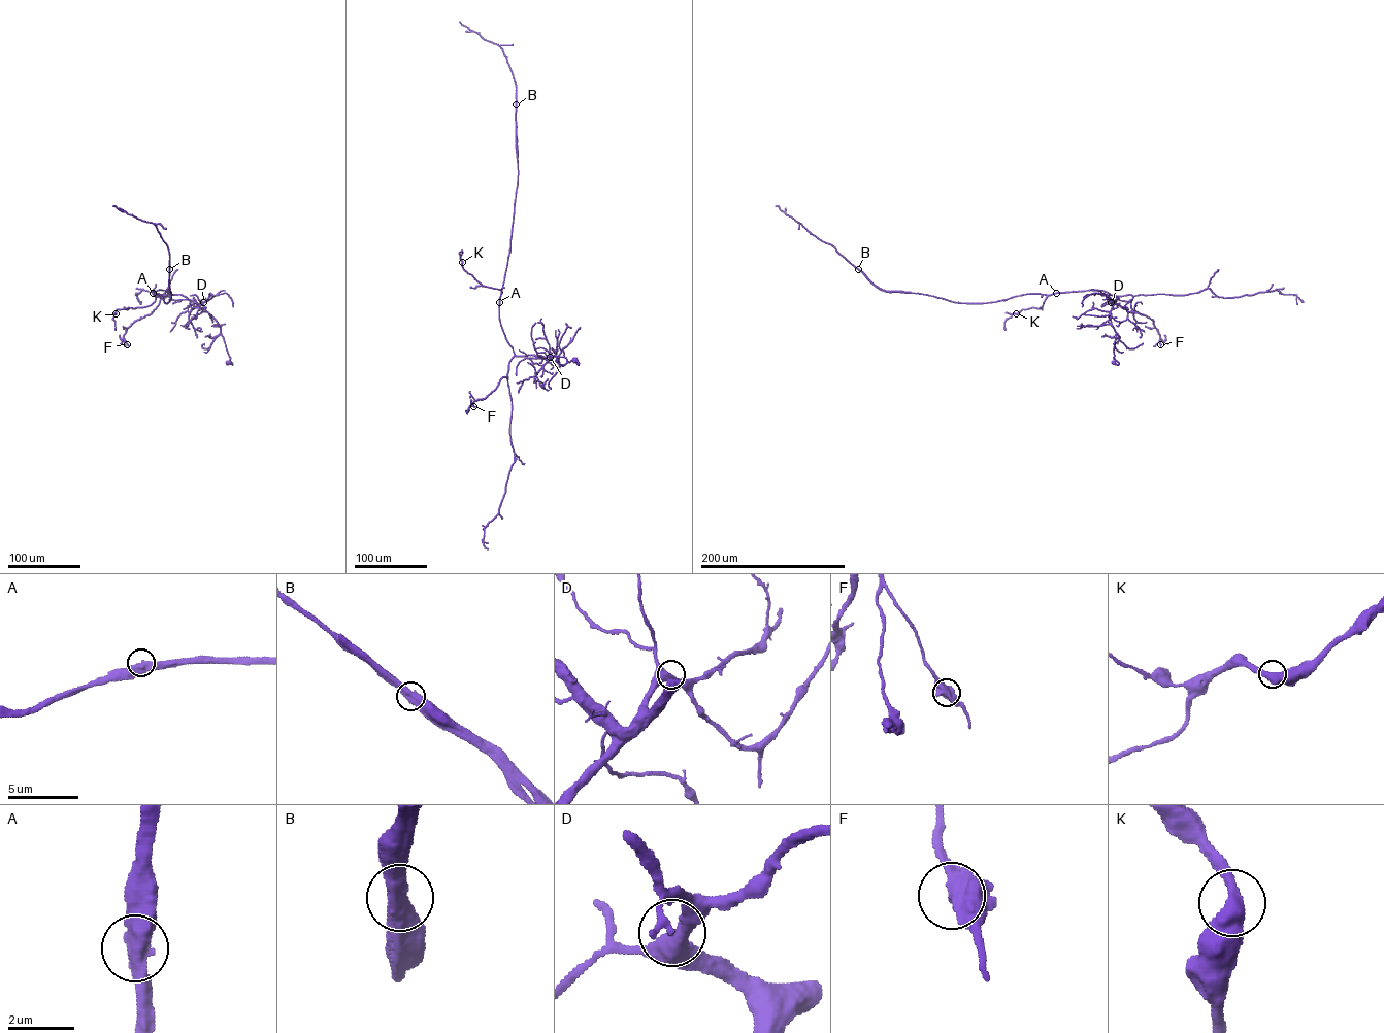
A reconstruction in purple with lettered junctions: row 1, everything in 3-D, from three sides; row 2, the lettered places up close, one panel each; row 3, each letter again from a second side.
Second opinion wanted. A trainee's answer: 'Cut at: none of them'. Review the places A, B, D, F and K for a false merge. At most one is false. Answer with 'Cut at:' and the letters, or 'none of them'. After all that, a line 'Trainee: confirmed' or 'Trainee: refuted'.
Cut at: B
Trainee: refuted

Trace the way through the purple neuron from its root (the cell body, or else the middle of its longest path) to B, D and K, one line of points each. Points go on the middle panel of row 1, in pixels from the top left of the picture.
B: (574, 359), (579, 365), (563, 357), (515, 356), (500, 324), (518, 180), (516, 104)
D: (574, 359), (579, 365), (577, 359), (567, 362), (564, 357), (550, 357)
K: (574, 359), (579, 365), (563, 357), (515, 356), (500, 324), (501, 291), (483, 286), (462, 262)

